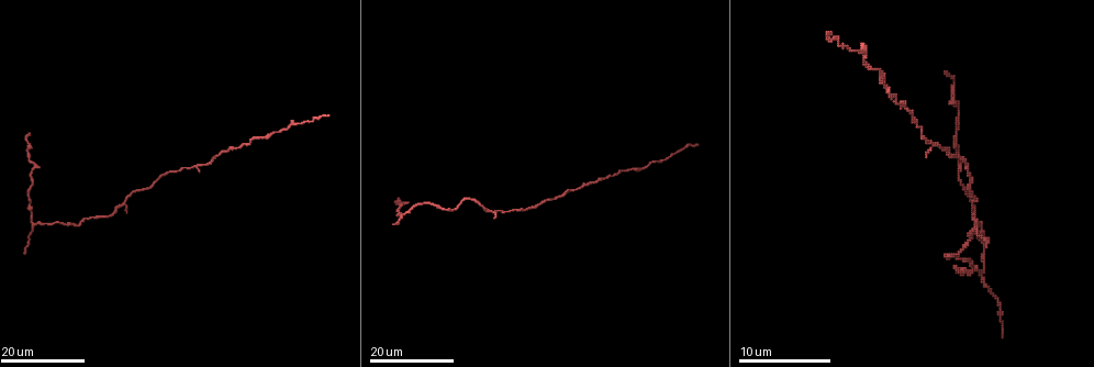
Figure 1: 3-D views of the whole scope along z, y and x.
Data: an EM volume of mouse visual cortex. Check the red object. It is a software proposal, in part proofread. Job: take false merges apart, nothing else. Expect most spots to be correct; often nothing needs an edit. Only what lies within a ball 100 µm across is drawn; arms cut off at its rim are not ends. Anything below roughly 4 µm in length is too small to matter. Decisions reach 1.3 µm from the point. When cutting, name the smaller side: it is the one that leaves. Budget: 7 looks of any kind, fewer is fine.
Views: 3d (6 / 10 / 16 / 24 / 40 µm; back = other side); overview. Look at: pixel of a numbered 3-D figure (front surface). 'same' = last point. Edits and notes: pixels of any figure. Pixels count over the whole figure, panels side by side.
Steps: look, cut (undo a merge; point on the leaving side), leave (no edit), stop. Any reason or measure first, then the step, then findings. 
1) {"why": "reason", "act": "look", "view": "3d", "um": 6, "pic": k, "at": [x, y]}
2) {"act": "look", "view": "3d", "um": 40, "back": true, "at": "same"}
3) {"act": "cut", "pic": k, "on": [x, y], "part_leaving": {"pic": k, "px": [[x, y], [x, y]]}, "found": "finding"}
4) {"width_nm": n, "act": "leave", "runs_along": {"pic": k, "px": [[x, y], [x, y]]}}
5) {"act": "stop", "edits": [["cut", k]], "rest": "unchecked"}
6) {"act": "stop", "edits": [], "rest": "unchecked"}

{"why": "three arms meet", "act": "look", "view": "3d", "um": 16, "pic": 1, "at": [976, 225]}

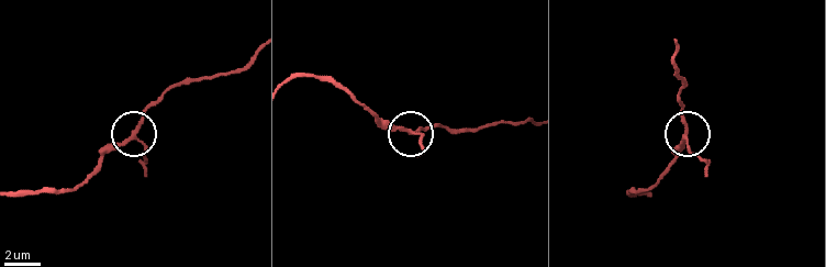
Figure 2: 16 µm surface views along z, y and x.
{"act": "look", "view": "3d", "um": 6, "pic": 2, "at": [685, 132]}

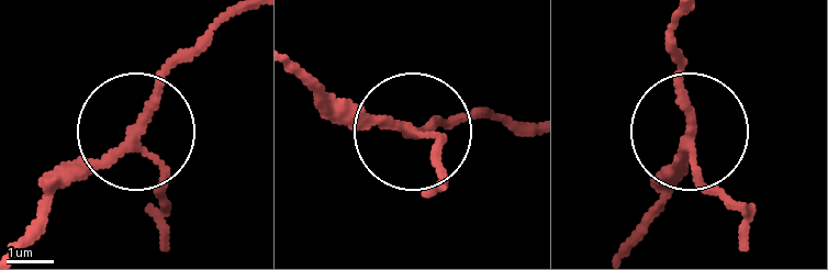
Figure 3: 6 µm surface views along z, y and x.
{"arms": 3, "act": "leave", "runs_along": {"pic": 3, "px": [[236, 11], [51, 195]]}, "found": "one neuron here"}

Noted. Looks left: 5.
{"why": "three-way junction", "act": "look", "view": "3d", "um": 16, "pic": 1, "at": [984, 270]}

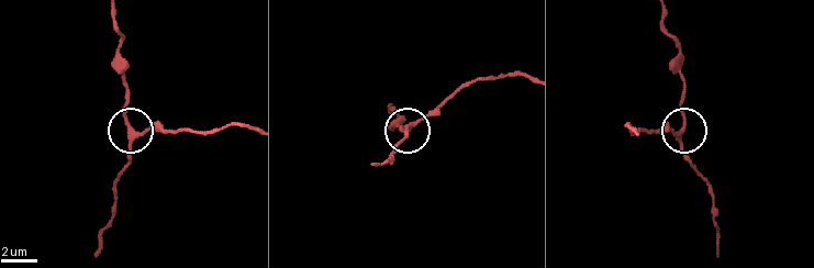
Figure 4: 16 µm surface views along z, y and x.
{"act": "look", "view": "3d", "um": 6, "pic": 4, "at": [132, 131]}

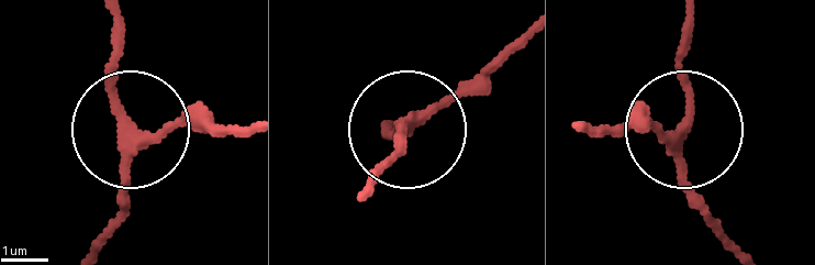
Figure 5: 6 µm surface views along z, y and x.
{"why": "other side", "act": "look", "view": "3d", "um": 6, "back": true, "pic": 5, "at": [125, 128]}

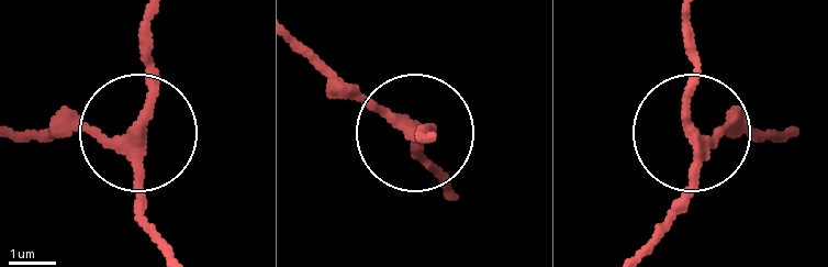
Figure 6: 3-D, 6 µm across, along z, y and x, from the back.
{"act": "leave", "runs_along": {"pic": 6, "px": [[25, 132], [140, 136], [155, 246]]}, "found": "all the same neuron"}

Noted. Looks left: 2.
{"why": "side arm on a straight run", "act": "look", "view": "3d", "um": 16, "pic": 1, "at": [861, 53]}

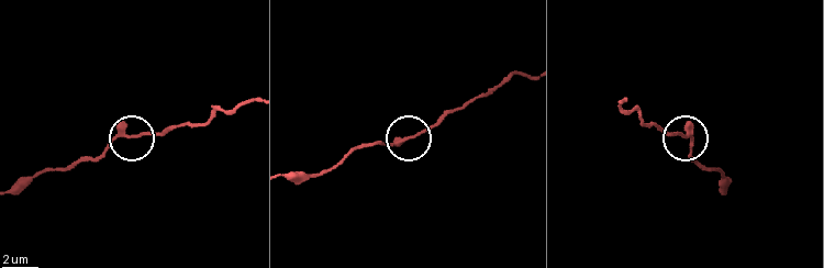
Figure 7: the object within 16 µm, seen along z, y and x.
{"why": "closer look", "act": "look", "view": "3d", "um": 10, "pic": 7, "at": [409, 139]}

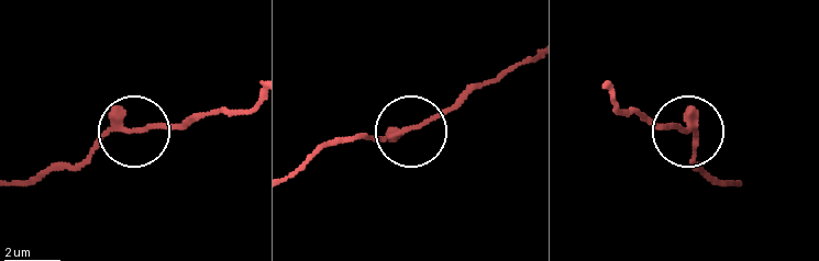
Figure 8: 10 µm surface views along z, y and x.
{"act": "leave", "runs_along": {"pic": 8, "px": [[295, 176], [330, 145], [429, 124], [463, 95]]}, "found": "continuous, no second neuron"}

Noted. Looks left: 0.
{"act": "stop", "edits": [], "rest": "unchecked"}

